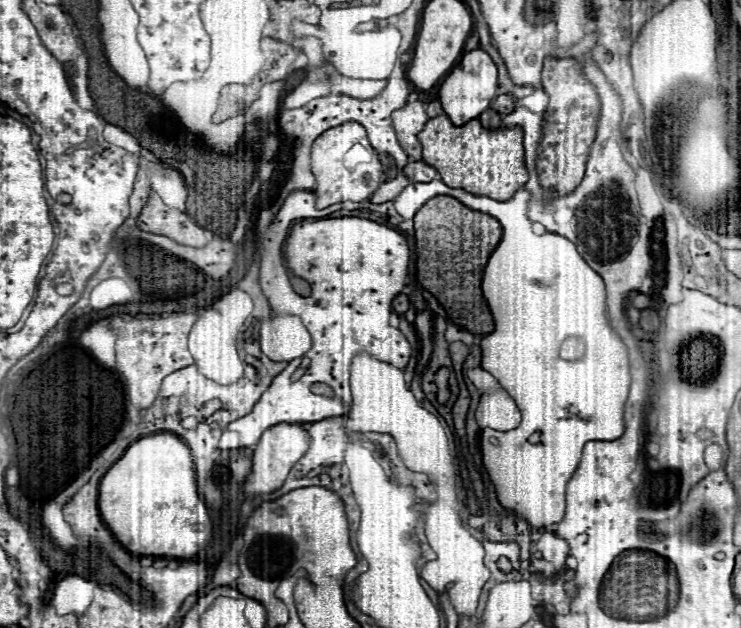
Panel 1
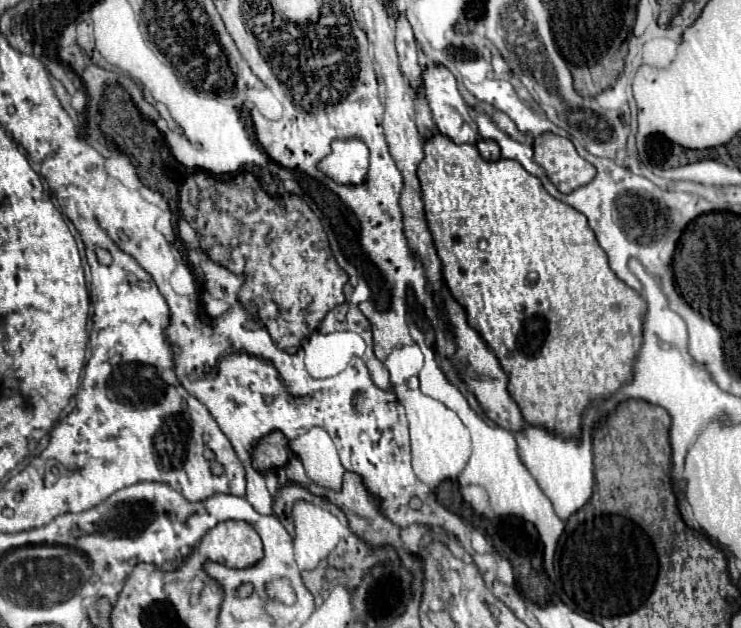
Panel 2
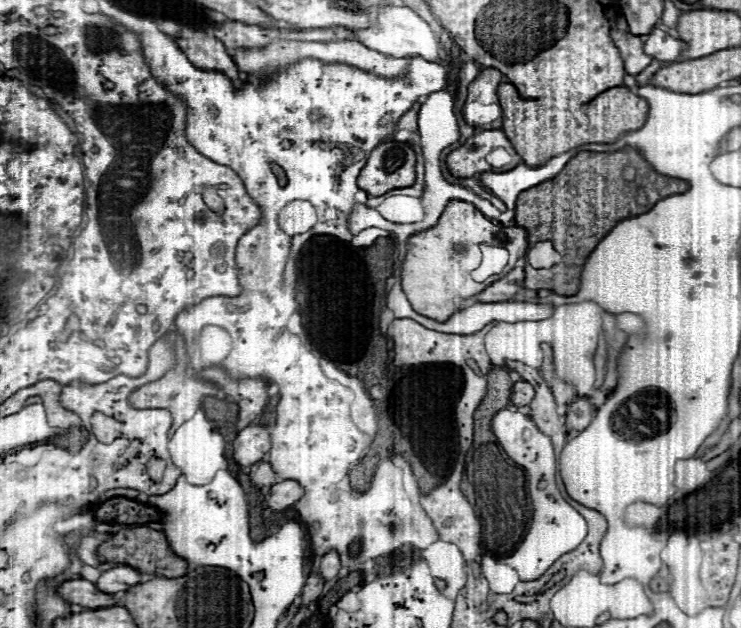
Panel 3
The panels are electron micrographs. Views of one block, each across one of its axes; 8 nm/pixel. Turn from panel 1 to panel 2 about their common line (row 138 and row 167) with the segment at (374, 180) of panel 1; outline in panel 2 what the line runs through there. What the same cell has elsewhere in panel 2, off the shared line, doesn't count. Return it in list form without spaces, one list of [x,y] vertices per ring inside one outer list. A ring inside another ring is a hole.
[[[358,138],[334,140],[332,152],[318,162],[318,170],[338,184],[364,184],[368,174],[368,148]]]

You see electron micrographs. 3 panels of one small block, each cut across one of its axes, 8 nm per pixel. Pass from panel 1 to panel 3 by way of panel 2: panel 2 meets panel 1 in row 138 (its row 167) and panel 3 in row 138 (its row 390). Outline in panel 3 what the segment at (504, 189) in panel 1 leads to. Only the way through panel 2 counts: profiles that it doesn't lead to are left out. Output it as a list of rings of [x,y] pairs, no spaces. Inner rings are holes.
[[[512,84],[498,86],[502,106],[502,130],[528,166],[542,166],[550,158],[590,142],[614,142],[620,134],[638,130],[646,122],[648,104],[624,86],[598,94],[588,104],[565,103],[565,92],[542,98],[524,98]]]

